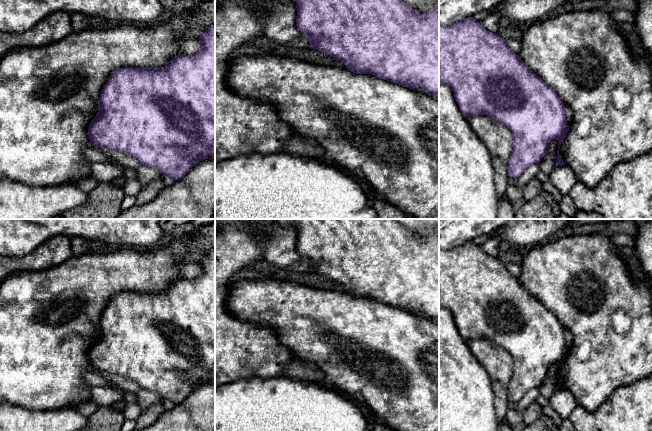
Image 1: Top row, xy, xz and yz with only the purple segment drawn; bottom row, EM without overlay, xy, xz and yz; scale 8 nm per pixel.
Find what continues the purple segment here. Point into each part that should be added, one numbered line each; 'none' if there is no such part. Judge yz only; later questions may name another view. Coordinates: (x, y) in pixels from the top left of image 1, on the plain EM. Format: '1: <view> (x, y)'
none

